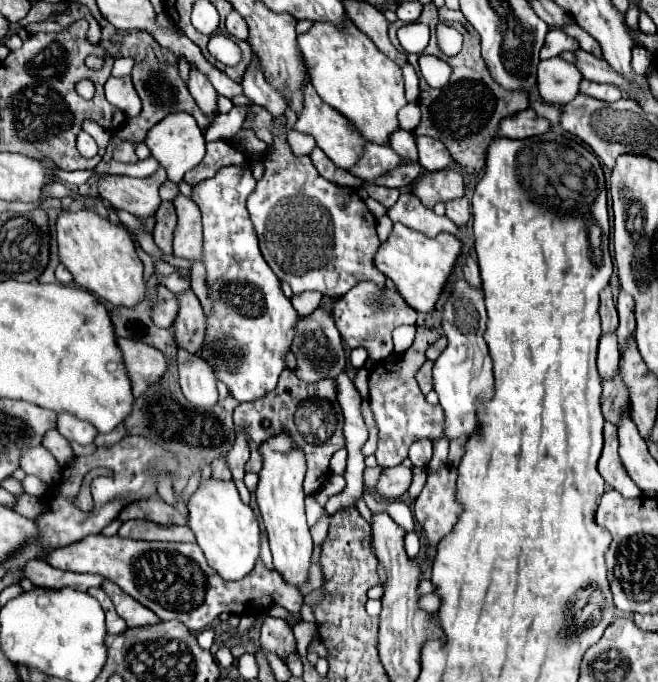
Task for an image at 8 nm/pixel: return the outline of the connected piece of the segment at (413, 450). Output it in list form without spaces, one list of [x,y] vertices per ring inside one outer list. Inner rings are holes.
[[[427,439],[414,442],[409,448],[409,458],[413,466],[427,466],[433,455],[433,444]]]

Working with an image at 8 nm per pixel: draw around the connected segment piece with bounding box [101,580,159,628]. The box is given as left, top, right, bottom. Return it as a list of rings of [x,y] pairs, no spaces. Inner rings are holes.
[[[103,580],[101,588],[109,594],[109,598],[113,600],[113,604],[117,608],[117,614],[127,622],[129,628],[145,626],[145,624],[157,624],[159,622],[159,618],[149,608],[145,608],[137,600],[131,600],[131,596],[127,596],[115,582]]]

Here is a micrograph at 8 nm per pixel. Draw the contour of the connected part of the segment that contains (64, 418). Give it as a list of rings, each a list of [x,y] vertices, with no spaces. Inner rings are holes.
[[[59,412],[57,414],[57,430],[67,440],[75,440],[79,444],[93,442],[93,438],[97,434],[95,426],[91,426],[87,420],[79,420],[77,416],[71,416],[69,412]]]

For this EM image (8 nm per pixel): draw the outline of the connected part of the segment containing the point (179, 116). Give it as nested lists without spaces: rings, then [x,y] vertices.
[[[175,112],[175,114],[169,114],[167,118],[163,118],[159,124],[155,124],[149,132],[147,132],[147,138],[145,138],[145,144],[147,148],[151,150],[151,156],[159,160],[159,164],[165,168],[167,172],[167,178],[173,182],[173,184],[179,184],[183,180],[183,174],[191,168],[195,168],[203,156],[205,156],[205,138],[203,138],[203,132],[199,130],[195,118],[191,114],[185,114],[185,112]]]

